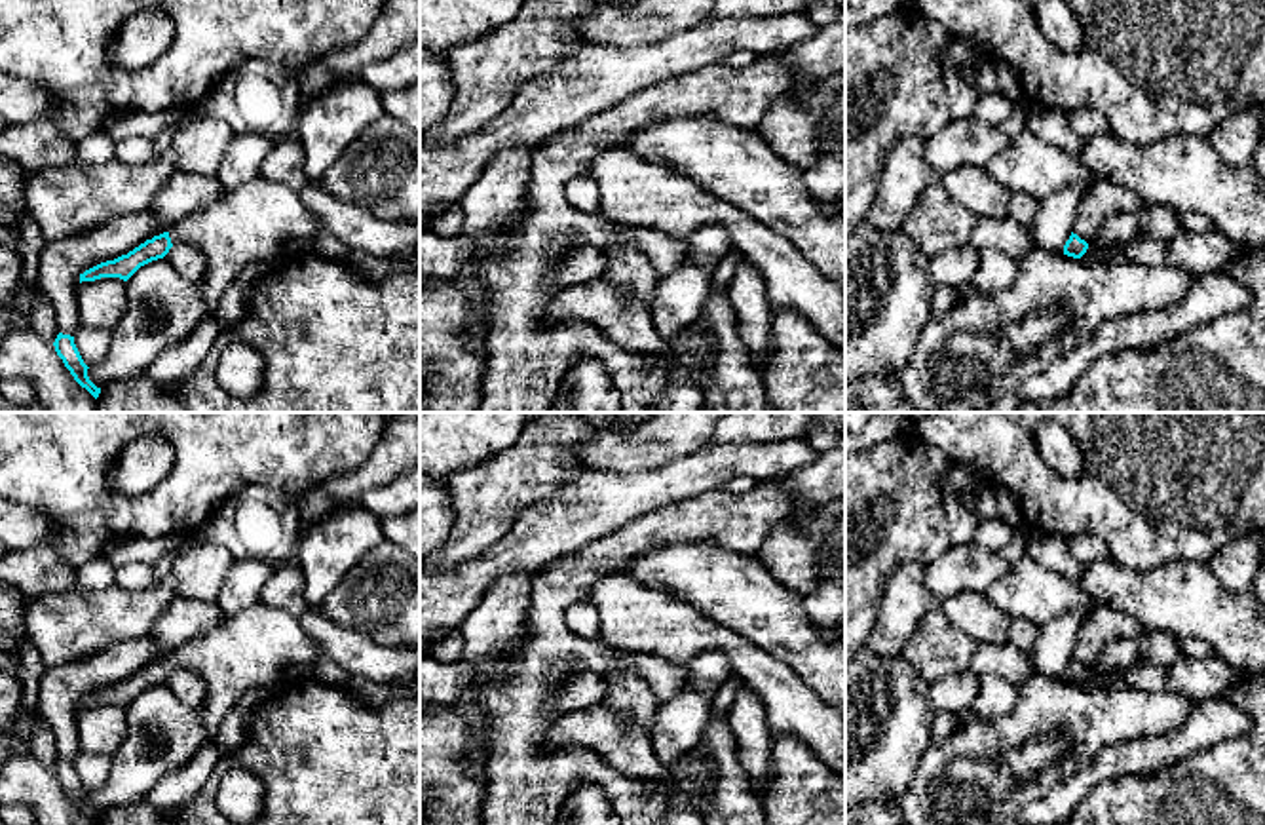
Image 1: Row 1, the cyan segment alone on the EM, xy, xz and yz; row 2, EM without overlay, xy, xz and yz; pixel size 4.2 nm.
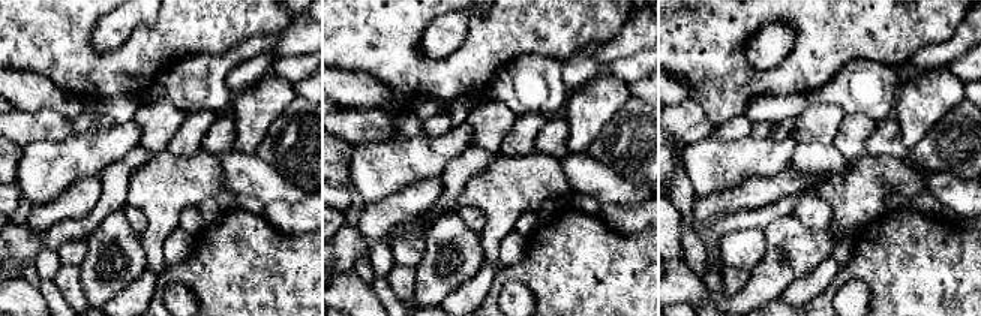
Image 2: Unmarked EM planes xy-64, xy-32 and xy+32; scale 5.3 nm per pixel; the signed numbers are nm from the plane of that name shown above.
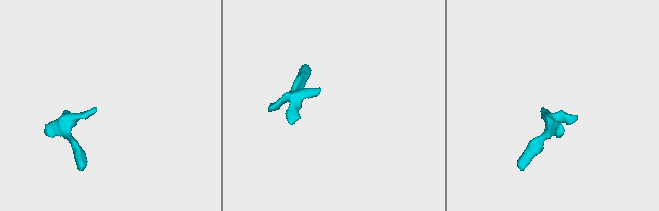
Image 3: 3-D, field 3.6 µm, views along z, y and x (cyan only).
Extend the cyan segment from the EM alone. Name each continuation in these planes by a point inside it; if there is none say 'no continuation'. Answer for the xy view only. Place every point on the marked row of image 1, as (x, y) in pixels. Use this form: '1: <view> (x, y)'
1: xy (247, 225)

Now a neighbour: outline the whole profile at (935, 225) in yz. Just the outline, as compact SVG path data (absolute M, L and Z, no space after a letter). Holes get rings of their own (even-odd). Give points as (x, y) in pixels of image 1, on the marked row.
M935 179L910 209L902 230L929 259L969 243L978 215L953 201L940 179Z

